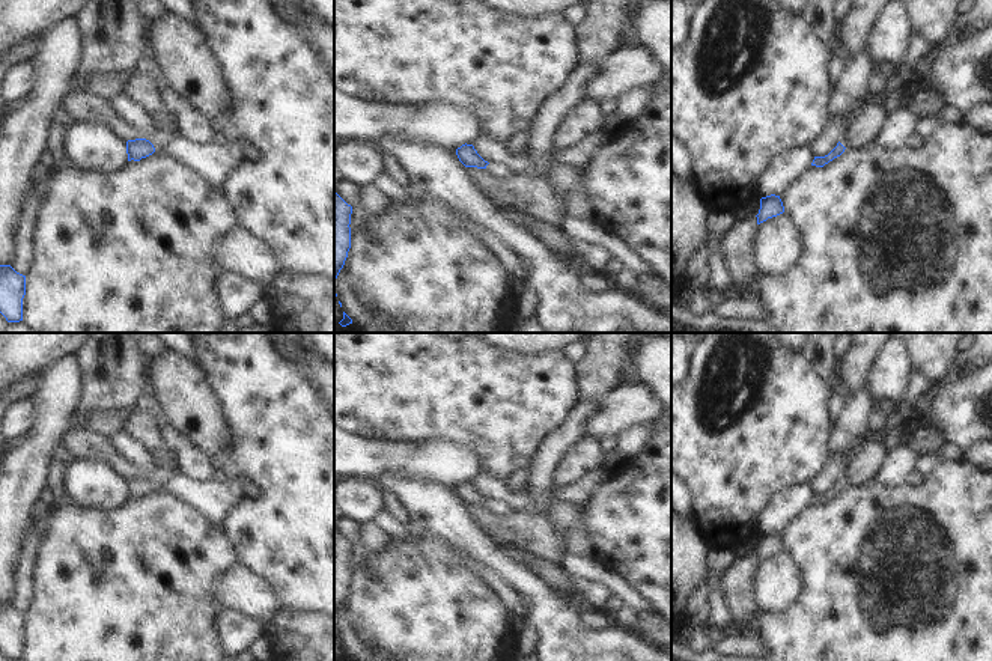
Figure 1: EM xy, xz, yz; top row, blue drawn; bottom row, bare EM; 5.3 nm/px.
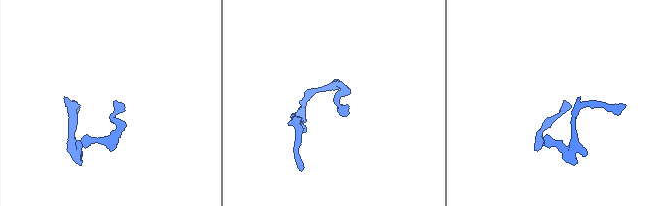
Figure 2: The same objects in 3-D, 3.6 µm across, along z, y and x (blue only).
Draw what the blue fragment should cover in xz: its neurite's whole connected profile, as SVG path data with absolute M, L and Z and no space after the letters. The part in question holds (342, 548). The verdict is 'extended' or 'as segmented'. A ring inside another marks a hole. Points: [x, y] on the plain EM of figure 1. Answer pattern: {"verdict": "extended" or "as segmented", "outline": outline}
{"verdict": "as segmented", "outline": "M334 527L334 620L351 586L351 551L352 544Z"}

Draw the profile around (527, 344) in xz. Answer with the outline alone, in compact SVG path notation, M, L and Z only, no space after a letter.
M476 333L486 345L522 355L561 351L583 339L581 333Z

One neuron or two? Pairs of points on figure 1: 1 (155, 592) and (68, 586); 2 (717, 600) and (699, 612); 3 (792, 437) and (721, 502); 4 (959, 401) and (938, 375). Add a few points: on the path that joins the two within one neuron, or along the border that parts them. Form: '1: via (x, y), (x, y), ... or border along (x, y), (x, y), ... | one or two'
1: via (134, 592), (116, 592), (112, 587), (89, 586) | one
2: border along (708, 575), (709, 622), (706, 627) | two
3: via (774, 447), (738, 484) | one
4: border along (955, 374), (934, 389) | two

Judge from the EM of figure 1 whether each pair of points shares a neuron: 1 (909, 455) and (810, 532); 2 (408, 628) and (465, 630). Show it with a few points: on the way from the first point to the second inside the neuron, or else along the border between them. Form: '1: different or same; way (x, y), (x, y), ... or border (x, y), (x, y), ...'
1: different; border (875, 479), (888, 485), (906, 484)
2: same; way (422, 628), (452, 630)

